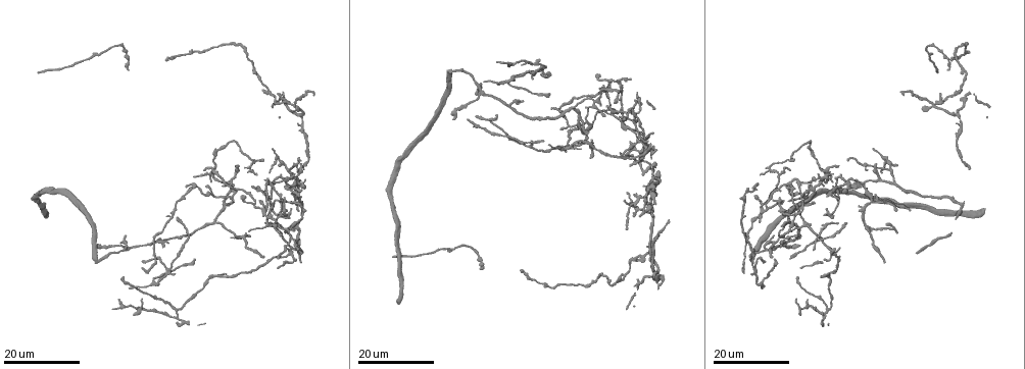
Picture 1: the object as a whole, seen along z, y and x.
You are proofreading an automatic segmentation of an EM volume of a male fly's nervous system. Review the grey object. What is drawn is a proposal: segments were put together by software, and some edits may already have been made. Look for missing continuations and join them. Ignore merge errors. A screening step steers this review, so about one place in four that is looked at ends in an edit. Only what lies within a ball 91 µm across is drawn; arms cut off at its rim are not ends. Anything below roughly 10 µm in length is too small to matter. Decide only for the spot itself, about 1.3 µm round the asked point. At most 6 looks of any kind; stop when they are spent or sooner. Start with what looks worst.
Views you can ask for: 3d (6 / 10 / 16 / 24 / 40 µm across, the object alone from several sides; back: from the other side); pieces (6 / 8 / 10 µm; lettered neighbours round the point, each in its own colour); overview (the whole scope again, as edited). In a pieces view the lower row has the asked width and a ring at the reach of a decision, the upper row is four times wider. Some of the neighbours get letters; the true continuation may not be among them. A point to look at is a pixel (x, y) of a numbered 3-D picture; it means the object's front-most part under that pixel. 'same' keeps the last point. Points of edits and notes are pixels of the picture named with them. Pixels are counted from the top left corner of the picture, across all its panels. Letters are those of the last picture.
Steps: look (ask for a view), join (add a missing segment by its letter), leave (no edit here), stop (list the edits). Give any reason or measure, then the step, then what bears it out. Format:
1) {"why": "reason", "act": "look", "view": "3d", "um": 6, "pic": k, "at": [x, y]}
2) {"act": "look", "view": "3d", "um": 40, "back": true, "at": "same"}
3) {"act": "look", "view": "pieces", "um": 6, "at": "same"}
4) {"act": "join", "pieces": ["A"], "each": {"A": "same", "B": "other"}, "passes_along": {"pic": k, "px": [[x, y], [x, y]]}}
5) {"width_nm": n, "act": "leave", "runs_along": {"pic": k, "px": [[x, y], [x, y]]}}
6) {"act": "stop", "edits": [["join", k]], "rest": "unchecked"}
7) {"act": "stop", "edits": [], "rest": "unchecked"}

{"why": "branch stops here", "act": "look", "view": "3d", "um": 16, "pic": 1, "at": [300, 165]}

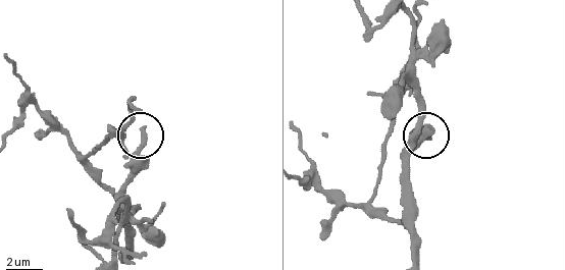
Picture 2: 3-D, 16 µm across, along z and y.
{"act": "look", "view": "3d", "um": 10, "pic": 2, "at": [143, 128]}

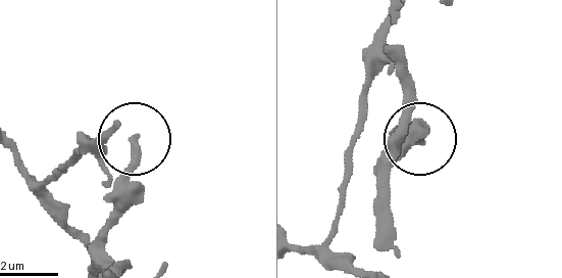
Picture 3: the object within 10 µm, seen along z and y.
{"act": "look", "view": "pieces", "um": 8, "pic": 3, "at": [133, 139]}

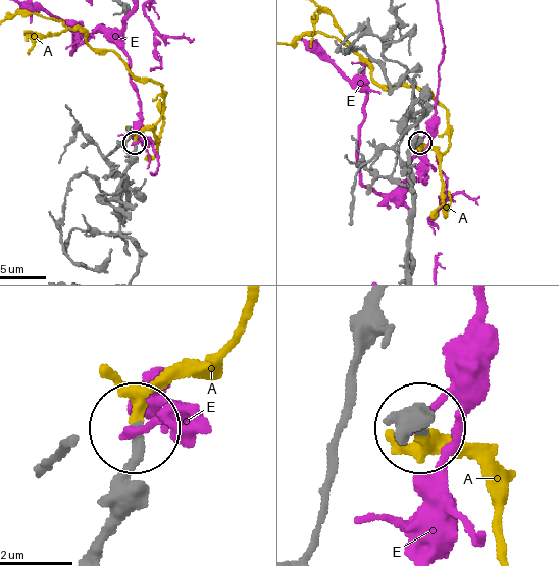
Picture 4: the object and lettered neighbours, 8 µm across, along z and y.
{"width_nm": 300, "act": "join", "pieces": ["A"], "each": {"A": "same", "E": "other"}, "found": "the neuron continues"}

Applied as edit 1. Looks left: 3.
{"act": "look", "view": "overview"}

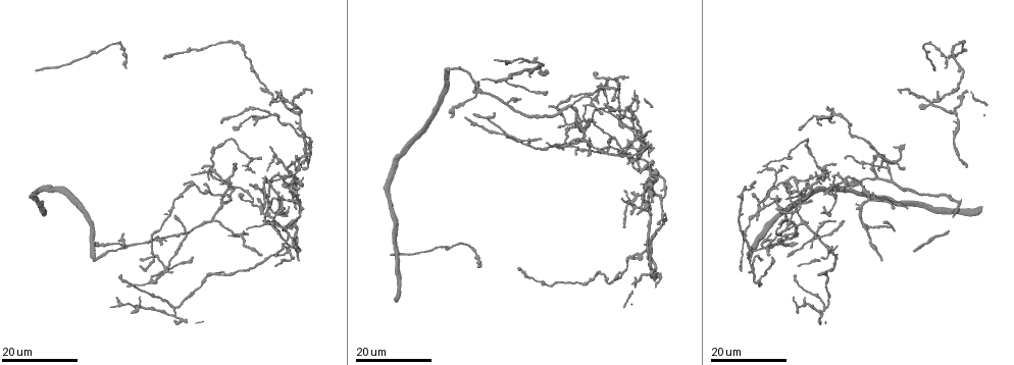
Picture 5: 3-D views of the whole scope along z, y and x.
{"why": "branch stops here", "act": "look", "view": "3d", "um": 24, "pic": 5, "at": [834, 219]}

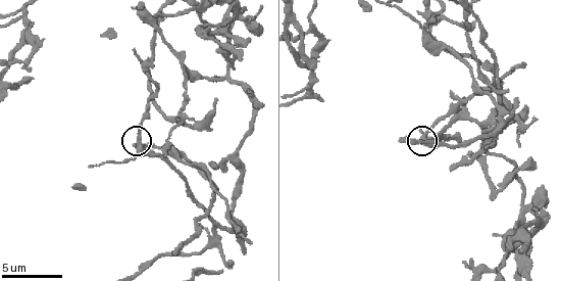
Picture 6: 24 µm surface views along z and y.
{"act": "look", "view": "pieces", "um": 10, "at": "same"}

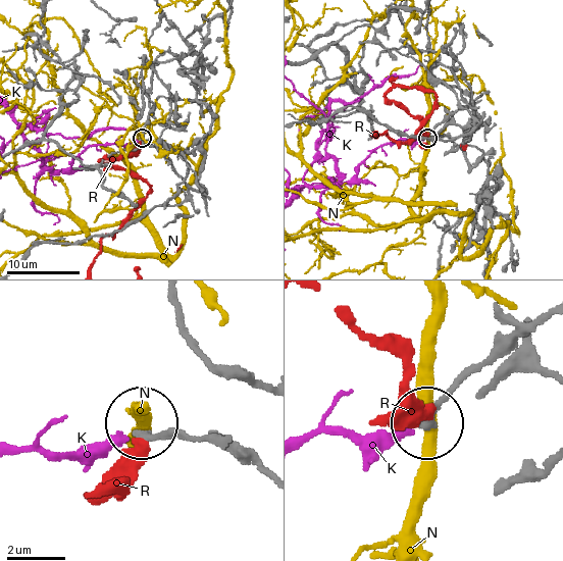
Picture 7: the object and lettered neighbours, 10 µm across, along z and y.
{"act": "leave", "each": {"K": "other", "N": "other", "R": "other"}, "runs_along": {"pic": 7, "px": [[207, 436], [144, 432]]}, "found": "none of them fits"}

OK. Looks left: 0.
{"act": "stop", "edits": [["join", 4]], "rest": "unchecked"}

